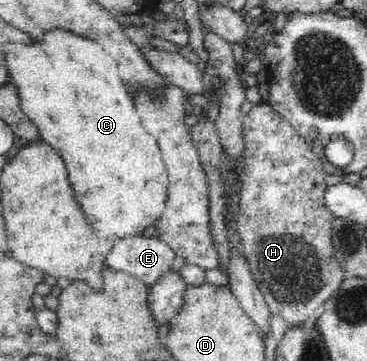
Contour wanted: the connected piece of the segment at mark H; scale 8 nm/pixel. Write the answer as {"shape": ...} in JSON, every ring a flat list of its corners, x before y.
{"shape":[[258,103,251,106,243,119,245,154,243,158,240,187,240,209,236,227,239,232,240,249,255,282,264,293,267,308,278,314,289,327,301,325,321,313,328,298,339,290,346,280,345,271,335,257,332,226,335,217,326,207,324,194,328,189,323,160,313,152,297,130,271,105]]}

